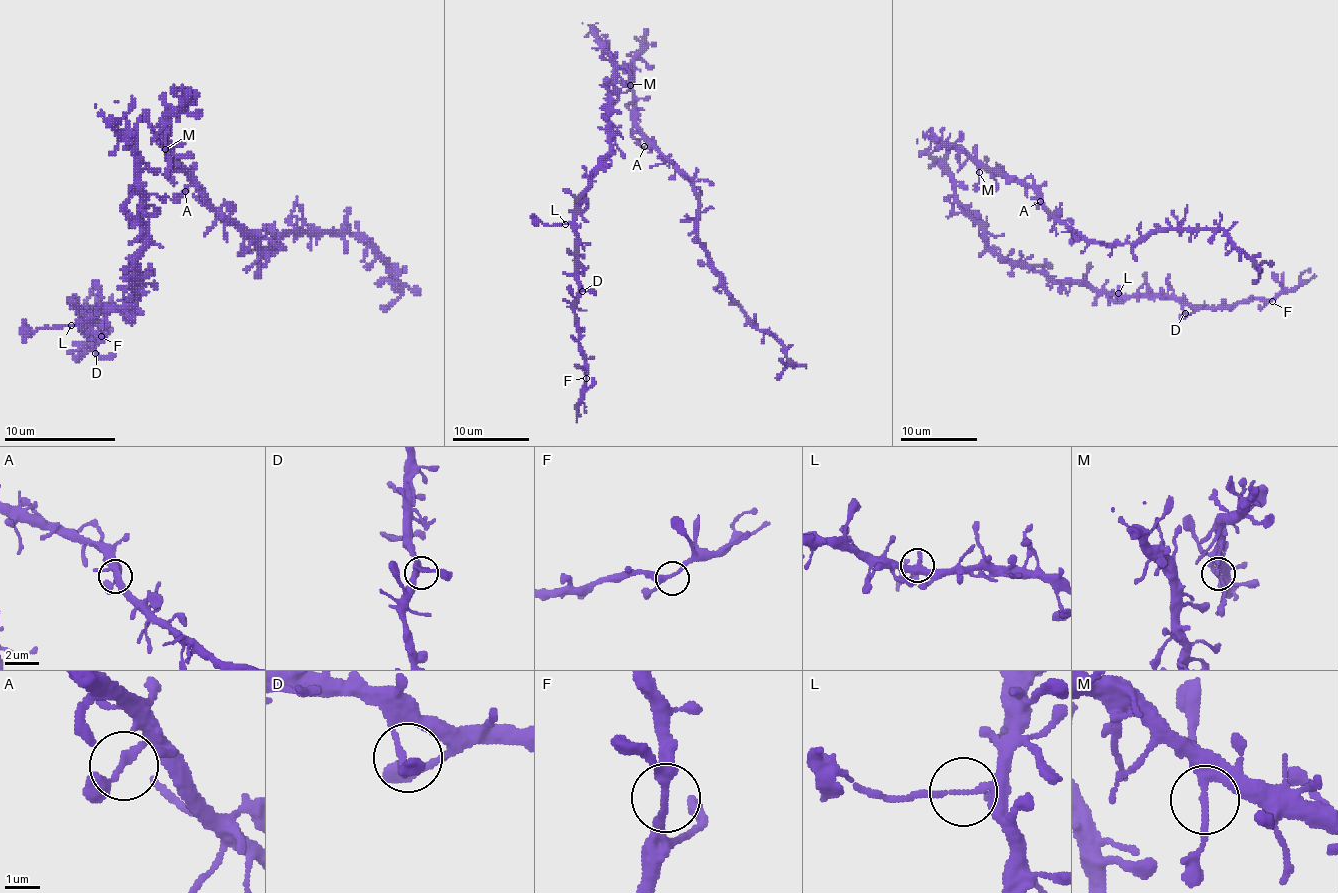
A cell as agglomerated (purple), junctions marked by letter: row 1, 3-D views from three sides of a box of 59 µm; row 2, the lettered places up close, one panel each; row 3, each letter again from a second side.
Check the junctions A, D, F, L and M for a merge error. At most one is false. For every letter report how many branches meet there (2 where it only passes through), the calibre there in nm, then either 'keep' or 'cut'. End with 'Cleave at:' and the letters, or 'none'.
A: 2 branches meet; 190 nm thick; keep
D: 2 branches meet; 160 nm thick; keep
F: 3 branches meet; 260 nm thick; keep
L: 3 branches meet; 140 nm thick; cut
M: 3 branches meet; 240 nm thick; keep
Cleave at: L

